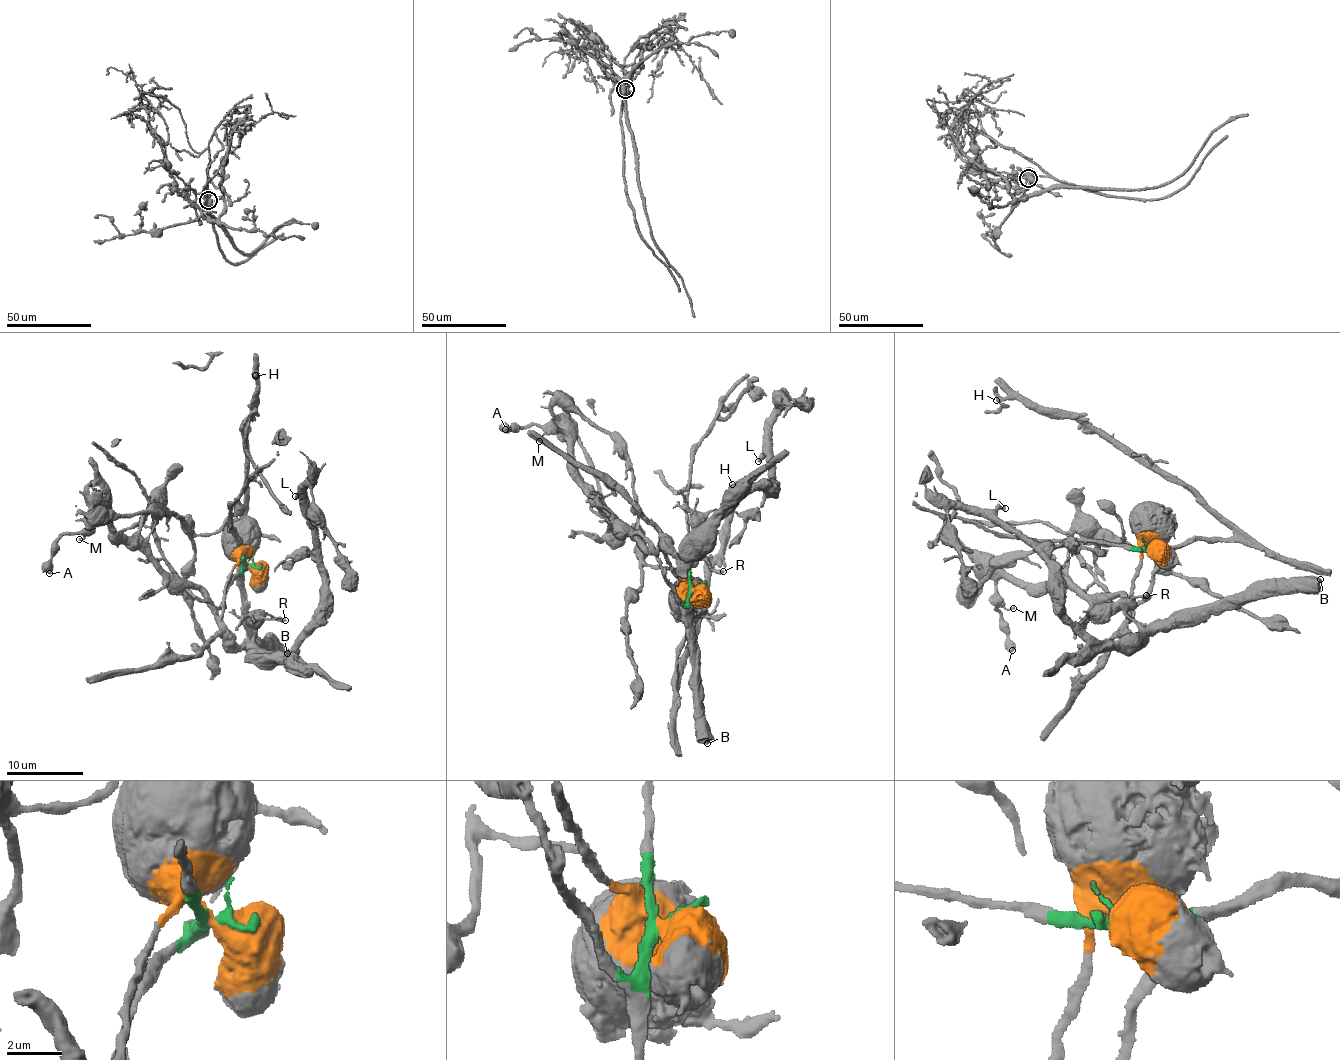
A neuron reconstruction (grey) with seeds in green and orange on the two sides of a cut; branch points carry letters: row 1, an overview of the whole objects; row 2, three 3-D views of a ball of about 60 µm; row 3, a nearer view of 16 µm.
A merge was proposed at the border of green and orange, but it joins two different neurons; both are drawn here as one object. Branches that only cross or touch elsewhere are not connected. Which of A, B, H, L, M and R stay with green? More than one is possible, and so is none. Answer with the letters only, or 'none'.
H

